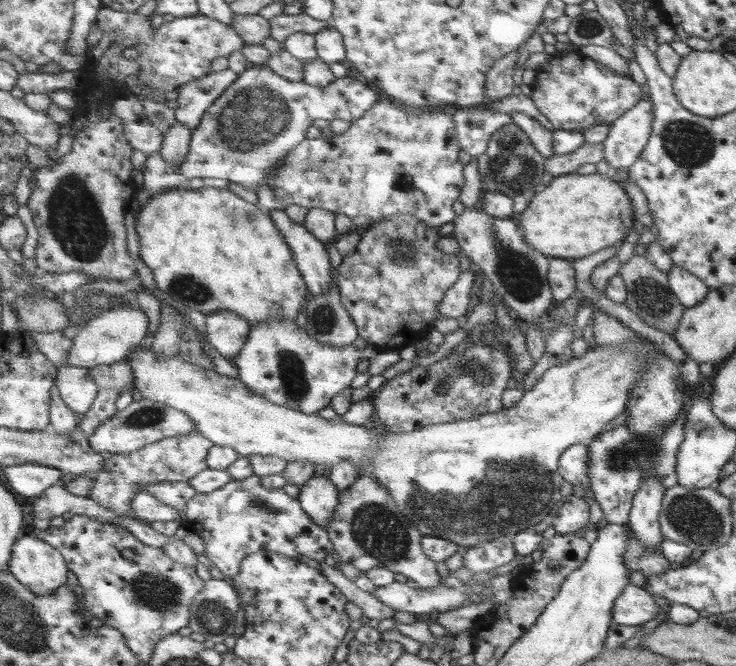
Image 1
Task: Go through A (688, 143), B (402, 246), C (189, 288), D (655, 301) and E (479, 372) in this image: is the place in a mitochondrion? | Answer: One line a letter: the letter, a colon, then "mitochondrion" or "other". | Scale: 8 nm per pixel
A: mitochondrion
B: mitochondrion
C: mitochondrion
D: mitochondrion
E: mitochondrion

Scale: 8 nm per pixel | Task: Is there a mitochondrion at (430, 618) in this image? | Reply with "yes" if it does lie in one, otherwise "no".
no

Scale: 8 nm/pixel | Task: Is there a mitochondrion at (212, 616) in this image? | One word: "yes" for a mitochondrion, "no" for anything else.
yes

